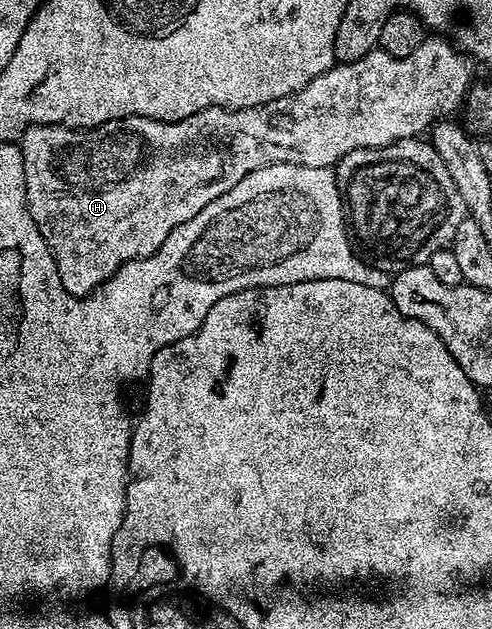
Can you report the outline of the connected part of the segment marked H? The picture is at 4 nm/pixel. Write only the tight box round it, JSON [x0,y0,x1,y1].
[19,37,473,297]

